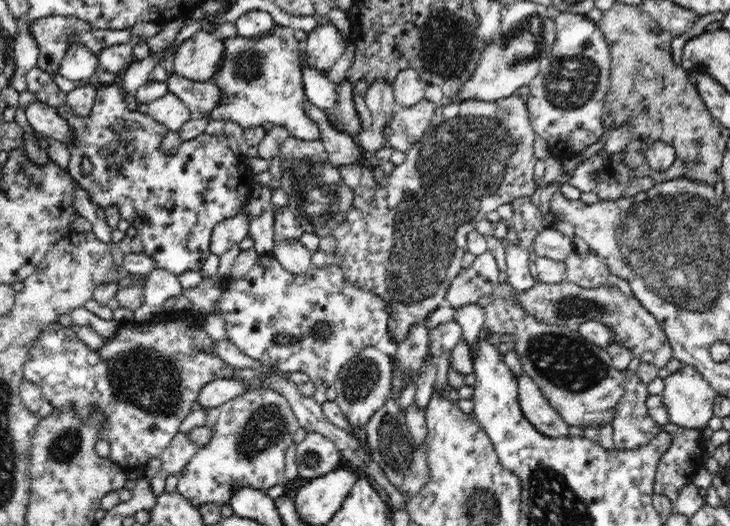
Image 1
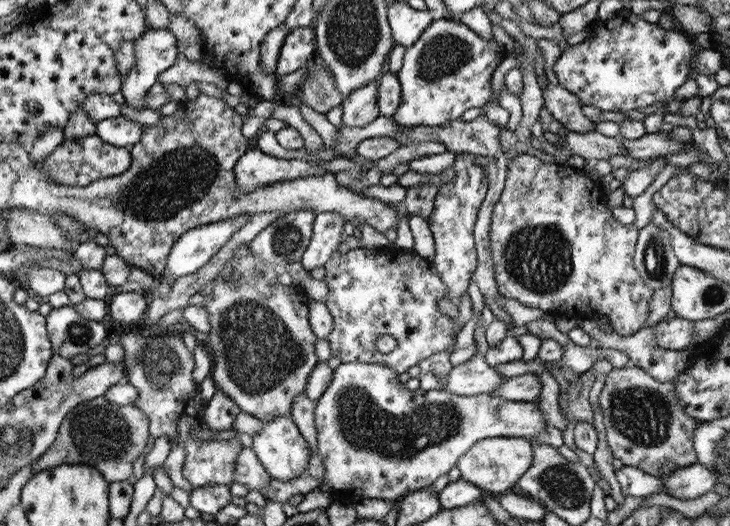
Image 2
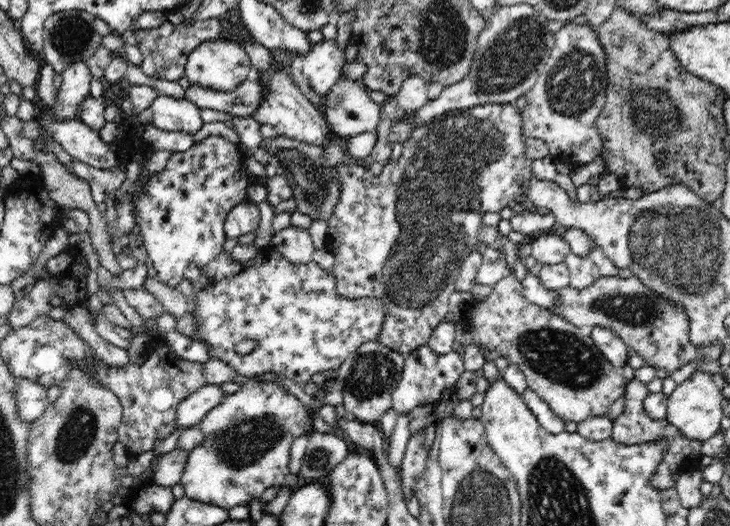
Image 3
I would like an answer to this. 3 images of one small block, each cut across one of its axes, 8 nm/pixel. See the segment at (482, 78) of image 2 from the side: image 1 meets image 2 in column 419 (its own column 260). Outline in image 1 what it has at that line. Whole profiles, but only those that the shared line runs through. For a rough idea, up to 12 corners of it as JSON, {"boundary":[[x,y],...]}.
{"boundary":[[292,28],[222,38],[210,120],[320,140]]}

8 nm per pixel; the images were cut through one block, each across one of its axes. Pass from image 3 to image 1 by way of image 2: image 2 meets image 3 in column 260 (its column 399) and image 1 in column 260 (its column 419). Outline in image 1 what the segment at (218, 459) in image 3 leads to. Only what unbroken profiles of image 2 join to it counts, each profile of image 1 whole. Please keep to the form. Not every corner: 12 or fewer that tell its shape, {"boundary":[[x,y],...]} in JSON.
{"boundary":[[254,388],[218,408],[212,442],[176,494],[226,506],[228,492],[286,482],[300,422]]}

